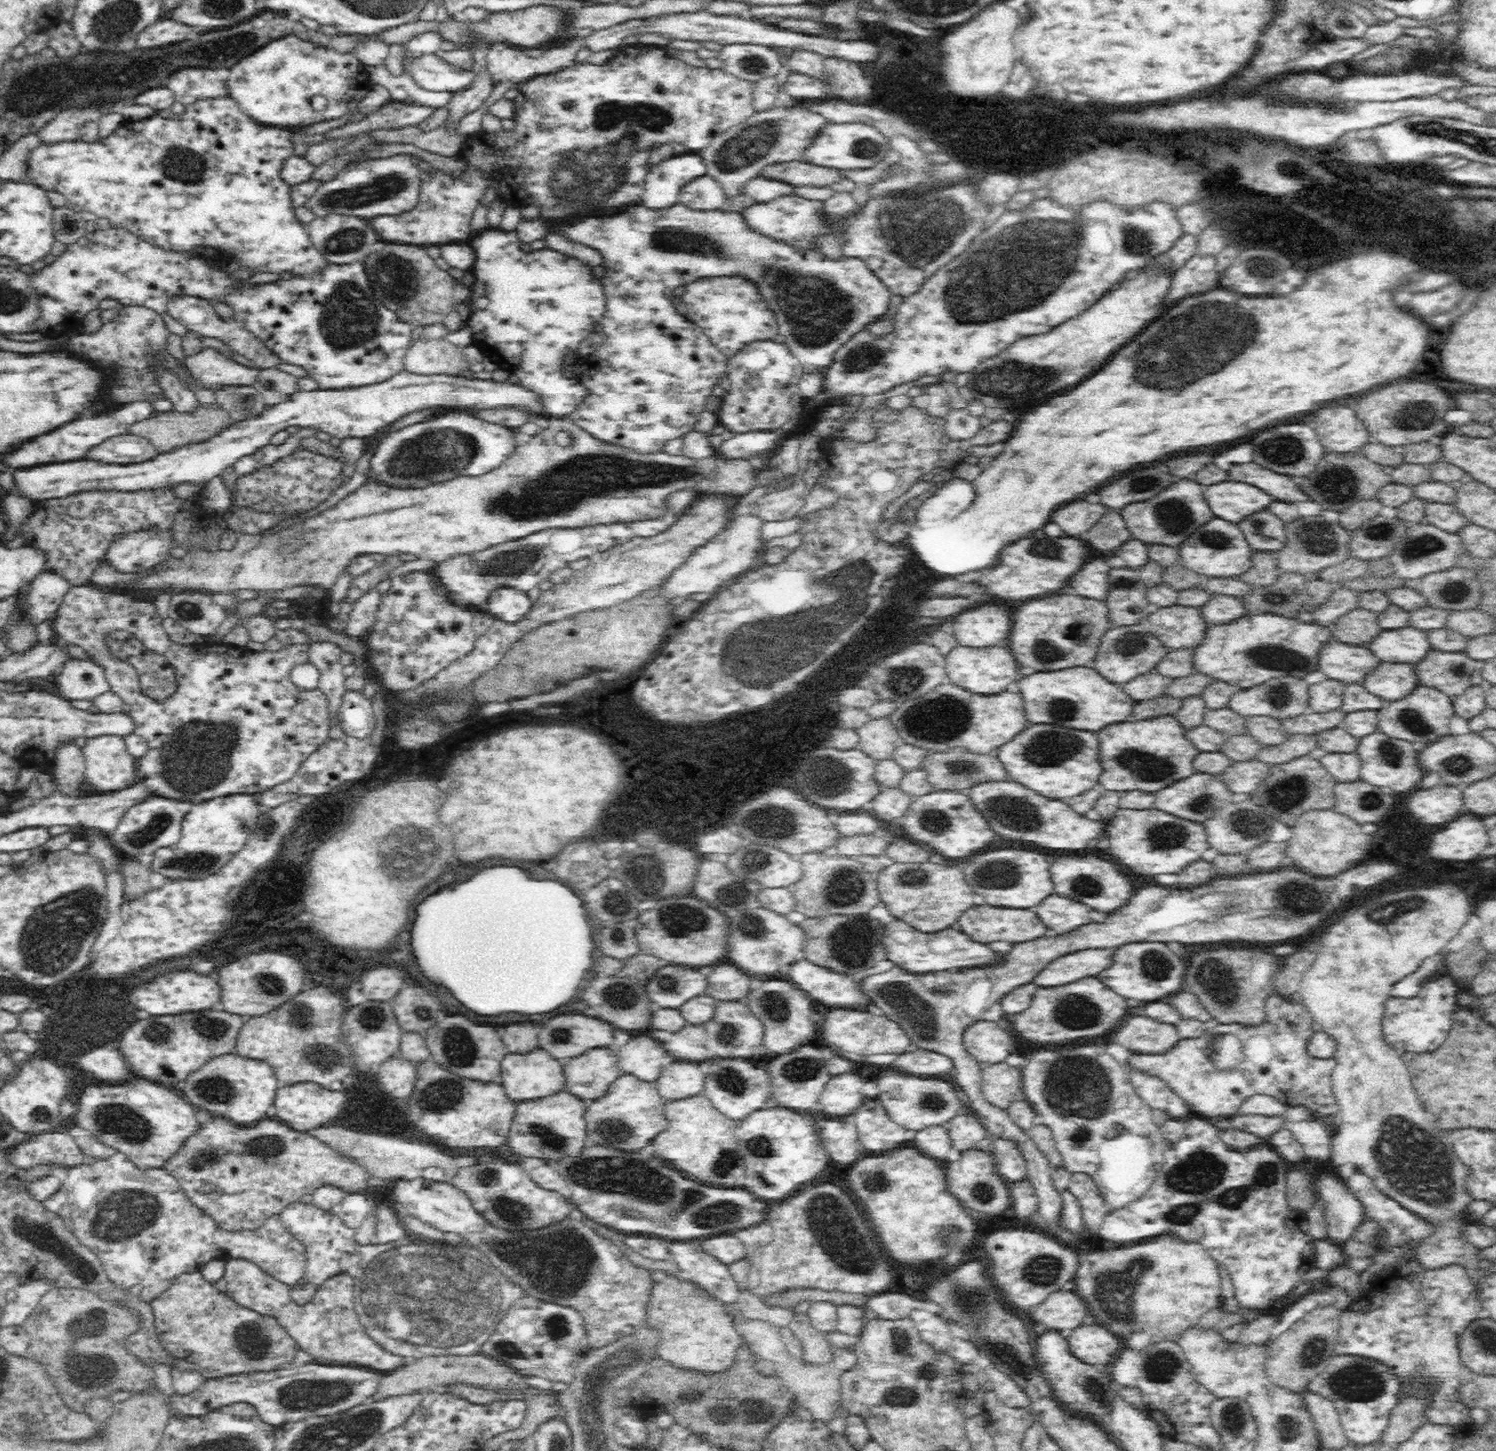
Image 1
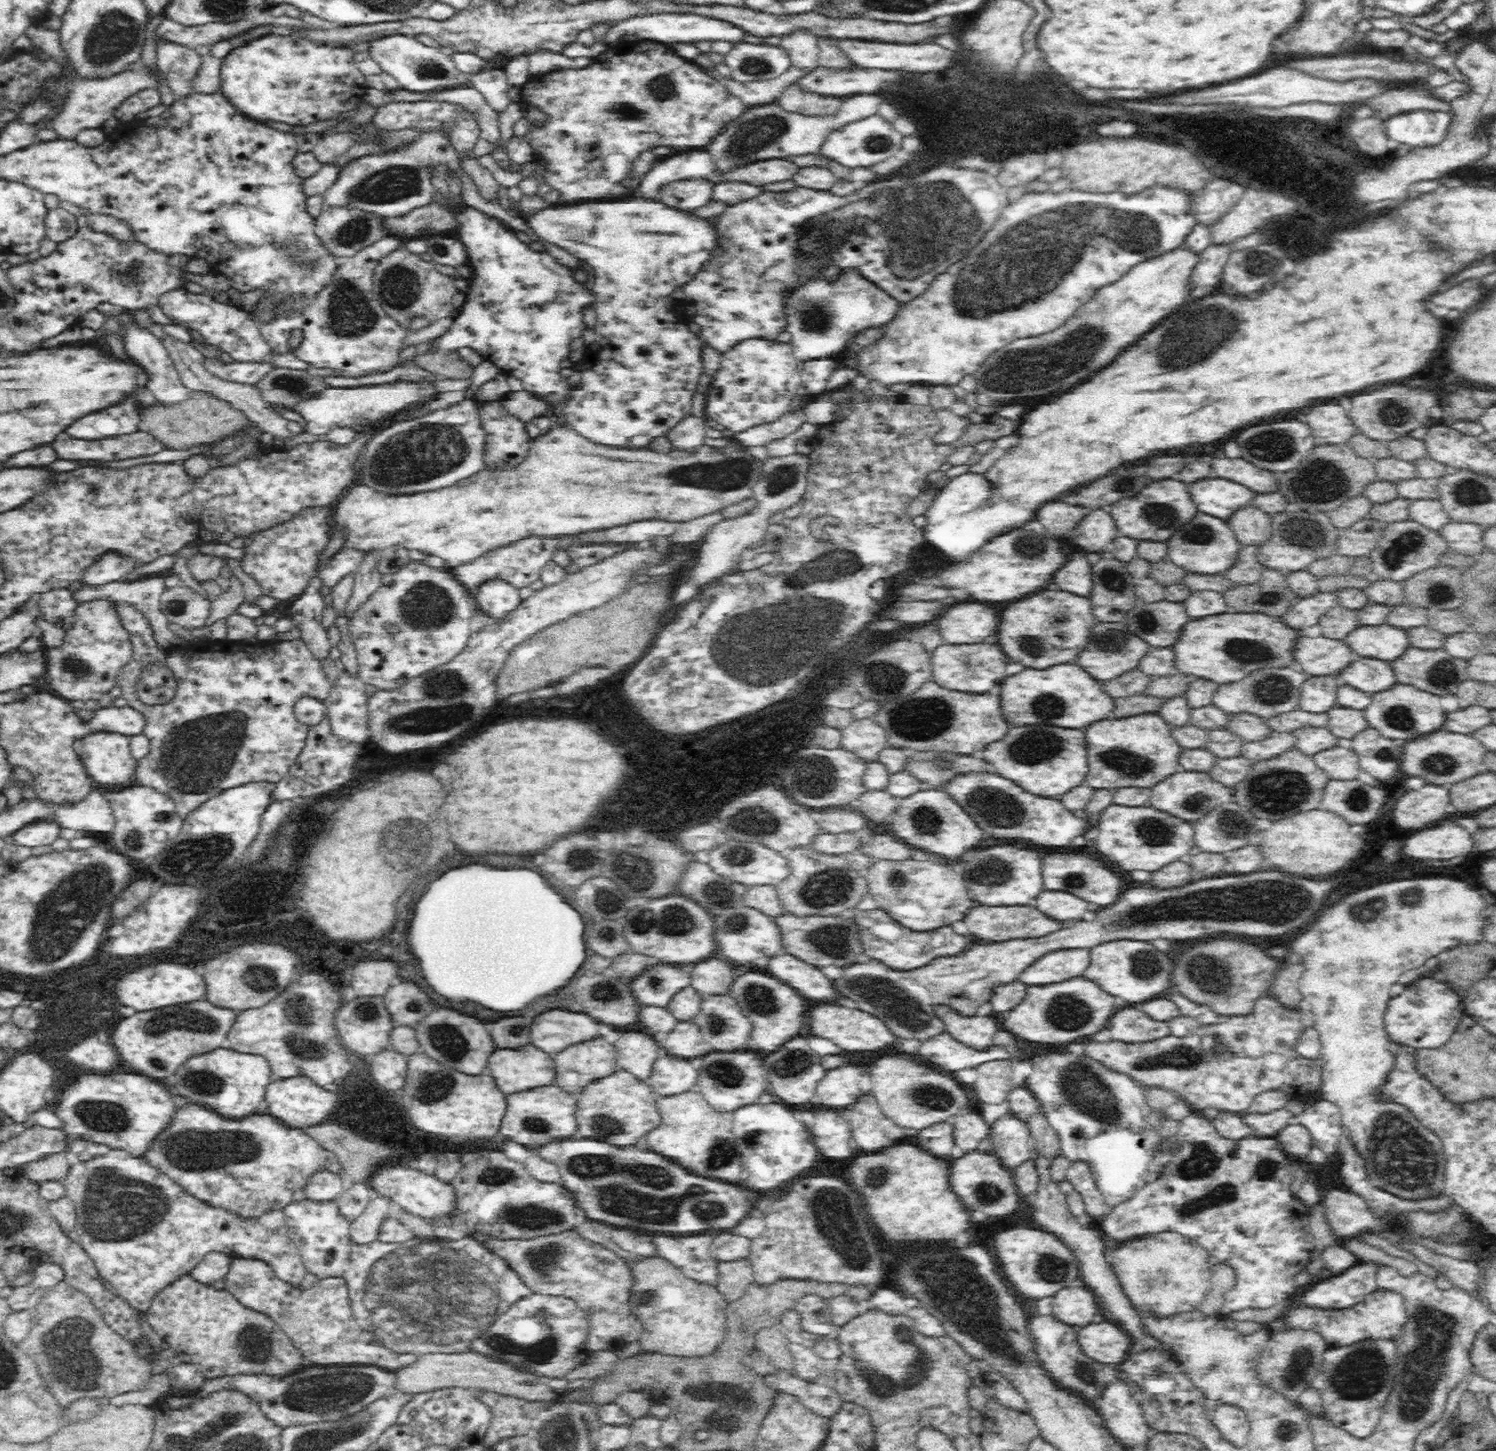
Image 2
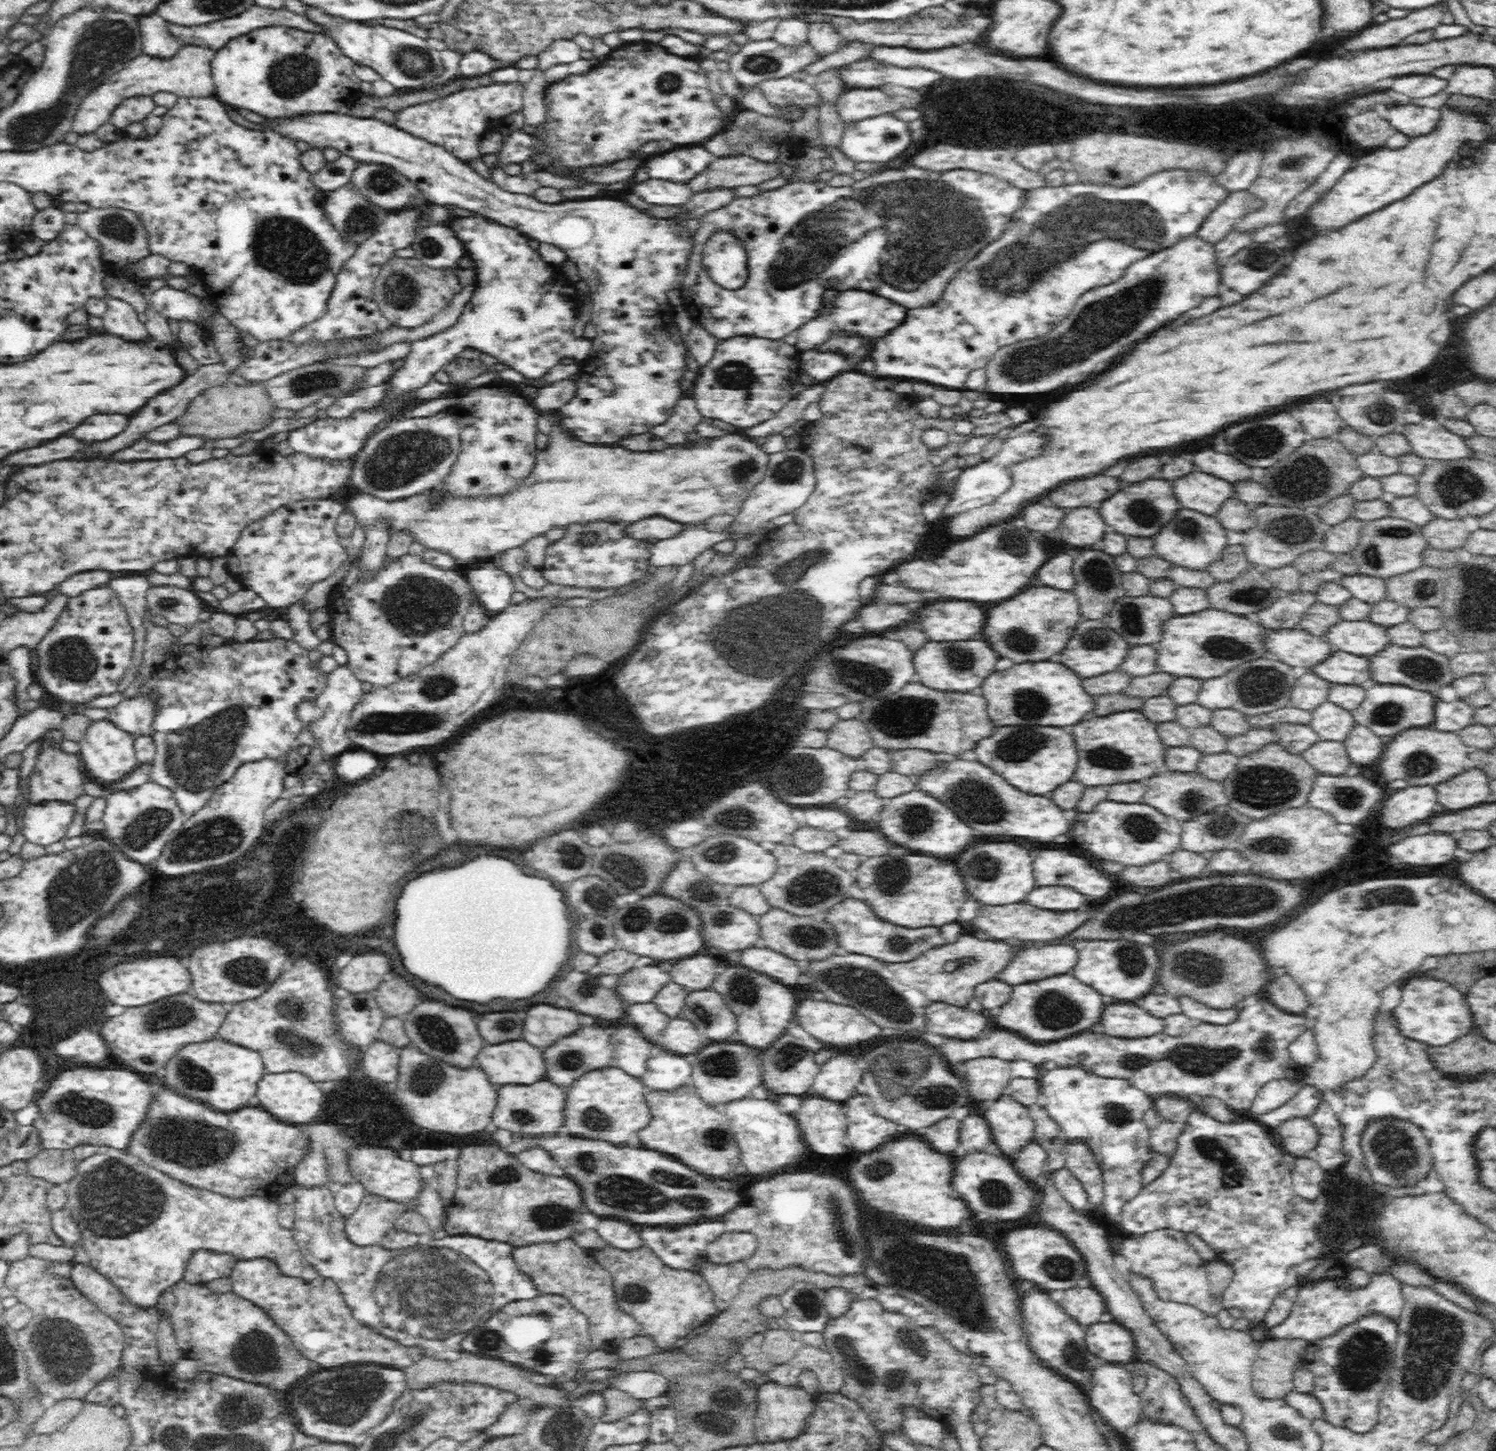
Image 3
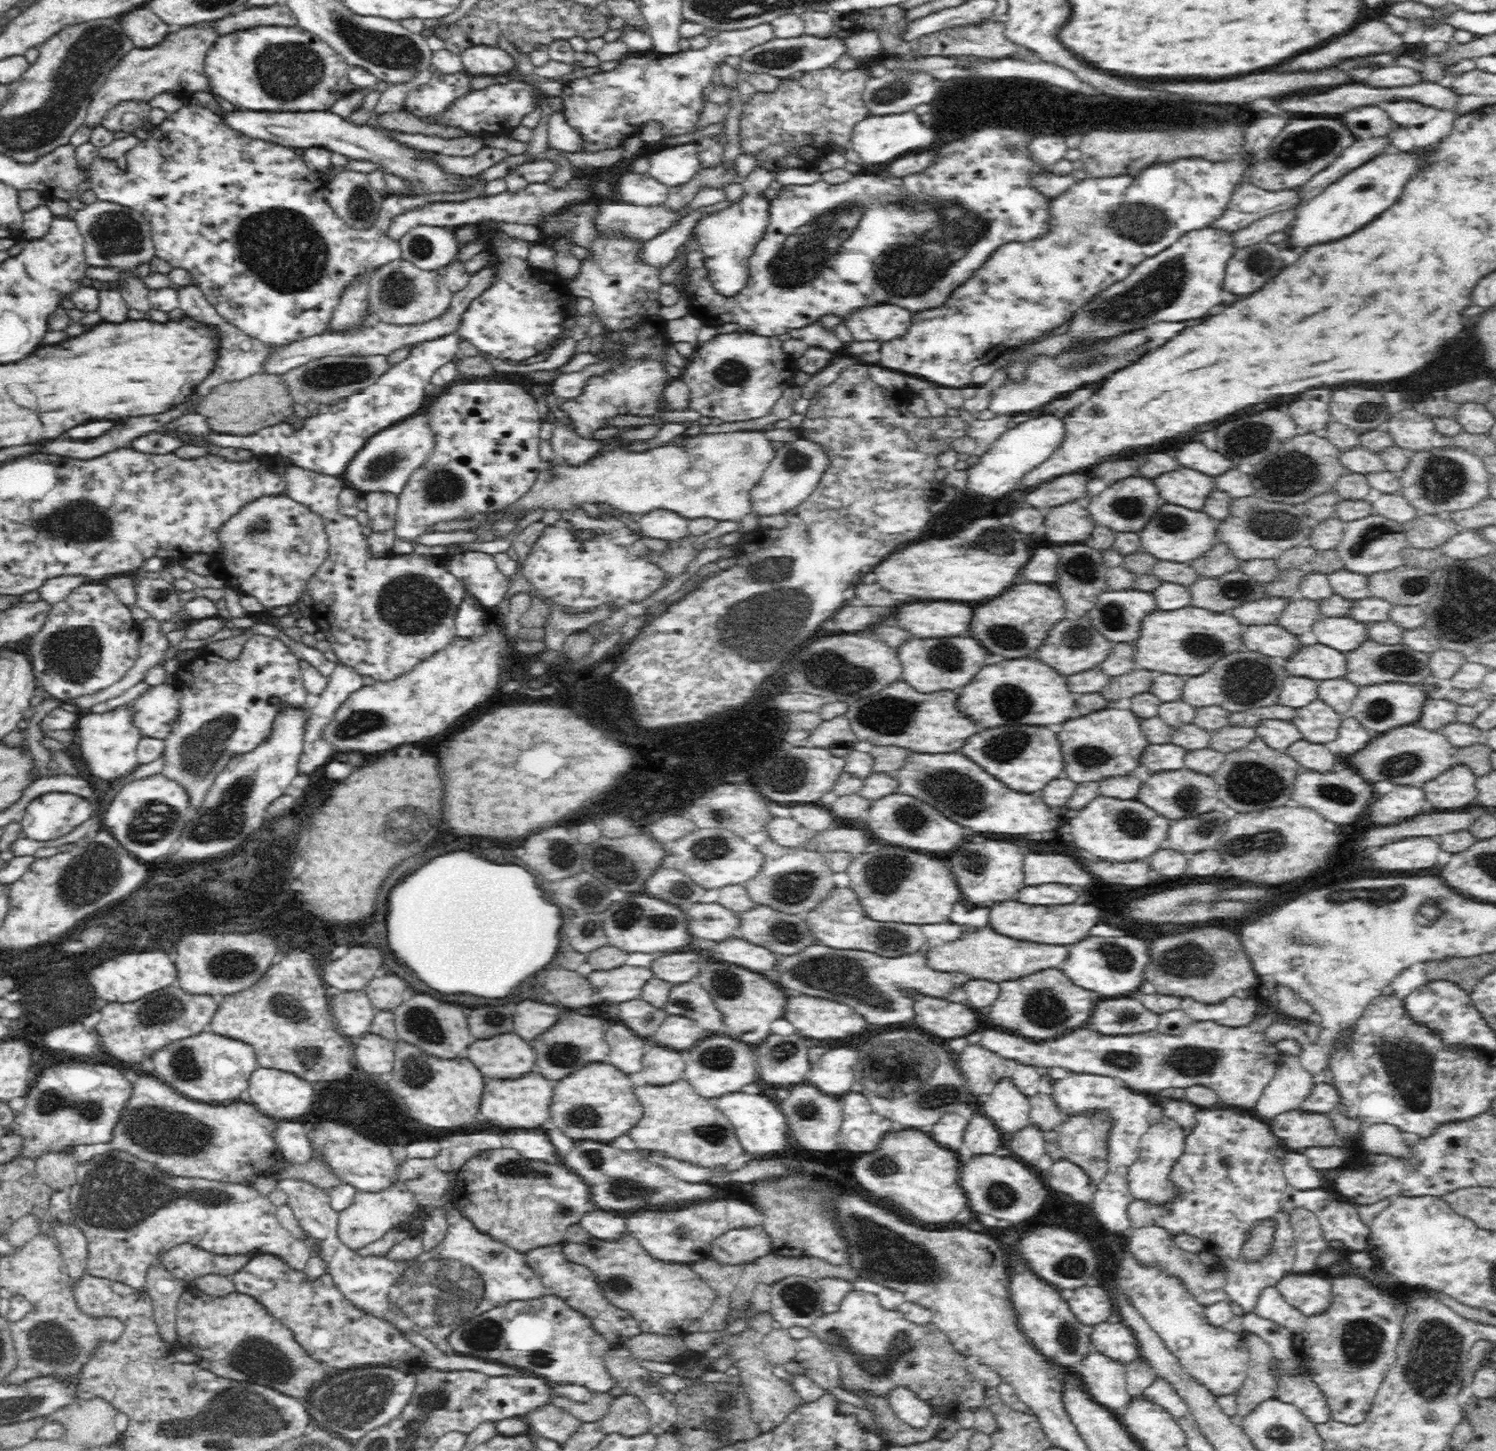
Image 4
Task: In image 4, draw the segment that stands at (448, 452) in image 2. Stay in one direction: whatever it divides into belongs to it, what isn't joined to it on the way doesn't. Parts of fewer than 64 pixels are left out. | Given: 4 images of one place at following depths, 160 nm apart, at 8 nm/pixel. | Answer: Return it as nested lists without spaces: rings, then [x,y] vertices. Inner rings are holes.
[[[412,415],[373,434],[348,464],[344,478],[352,490],[398,496],[405,492],[411,477],[422,469],[436,450],[436,433],[430,415]]]

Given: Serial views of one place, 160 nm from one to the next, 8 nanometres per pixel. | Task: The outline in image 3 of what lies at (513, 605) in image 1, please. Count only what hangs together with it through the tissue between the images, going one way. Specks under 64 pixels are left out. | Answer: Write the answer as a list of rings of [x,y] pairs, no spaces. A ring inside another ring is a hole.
[[[490,560],[479,562],[478,566],[462,568],[462,574],[468,578],[475,592],[476,601],[490,615],[501,613],[507,606],[512,605],[514,584],[510,577],[502,572]]]

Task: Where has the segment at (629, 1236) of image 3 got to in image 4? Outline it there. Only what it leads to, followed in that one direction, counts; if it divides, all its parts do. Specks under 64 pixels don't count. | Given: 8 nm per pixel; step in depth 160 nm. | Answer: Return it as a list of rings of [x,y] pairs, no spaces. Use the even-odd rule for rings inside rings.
[[[590,1210],[580,1224],[593,1238],[602,1242],[618,1242],[628,1234],[626,1218],[602,1210]]]

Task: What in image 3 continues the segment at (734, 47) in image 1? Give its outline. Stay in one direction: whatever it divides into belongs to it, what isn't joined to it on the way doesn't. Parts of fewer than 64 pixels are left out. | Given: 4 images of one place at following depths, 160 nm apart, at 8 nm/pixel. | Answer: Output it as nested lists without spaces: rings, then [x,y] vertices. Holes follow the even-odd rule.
[[[773,38],[758,40],[758,42],[749,42],[740,45],[740,50],[732,54],[728,60],[729,72],[736,78],[737,84],[743,84],[745,87],[757,86],[760,82],[772,80],[790,75],[795,75],[803,66],[814,62],[816,51],[810,47],[810,44],[803,45],[796,49],[782,46]]]

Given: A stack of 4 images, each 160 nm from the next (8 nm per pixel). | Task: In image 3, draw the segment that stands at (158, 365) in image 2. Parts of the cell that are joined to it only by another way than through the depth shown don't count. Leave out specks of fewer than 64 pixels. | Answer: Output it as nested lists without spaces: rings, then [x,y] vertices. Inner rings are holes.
[[[117,298],[106,299],[108,310],[102,316],[110,334],[120,336],[126,342],[150,342],[152,336],[146,330],[144,323],[138,320],[138,313],[125,301]]]

